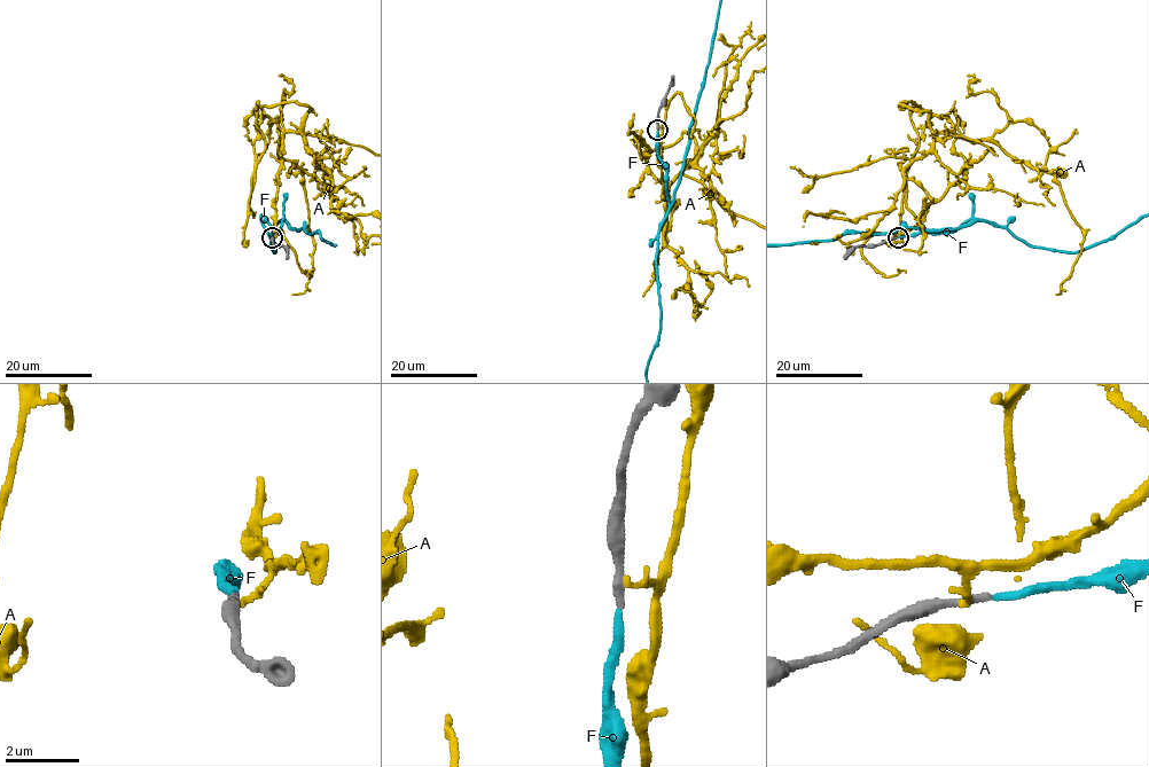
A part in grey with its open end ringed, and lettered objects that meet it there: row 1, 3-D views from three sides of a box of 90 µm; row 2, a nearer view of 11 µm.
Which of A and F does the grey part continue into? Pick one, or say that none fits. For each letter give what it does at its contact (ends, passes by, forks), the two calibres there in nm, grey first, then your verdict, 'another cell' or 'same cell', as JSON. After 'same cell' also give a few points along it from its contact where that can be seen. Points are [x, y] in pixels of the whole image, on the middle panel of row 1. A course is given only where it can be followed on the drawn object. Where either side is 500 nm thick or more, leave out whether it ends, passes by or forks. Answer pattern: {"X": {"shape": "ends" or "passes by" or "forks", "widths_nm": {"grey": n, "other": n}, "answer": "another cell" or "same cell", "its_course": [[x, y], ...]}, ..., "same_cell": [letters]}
{"A": {"shape": "ends", "widths_nm": {"grey": 320, "other": 160}, "answer": "another cell"}, "F": {"shape": "ends", "widths_nm": {"grey": 240, "other": 200}, "answer": "same cell"}, "same_cell": ["F"]}

